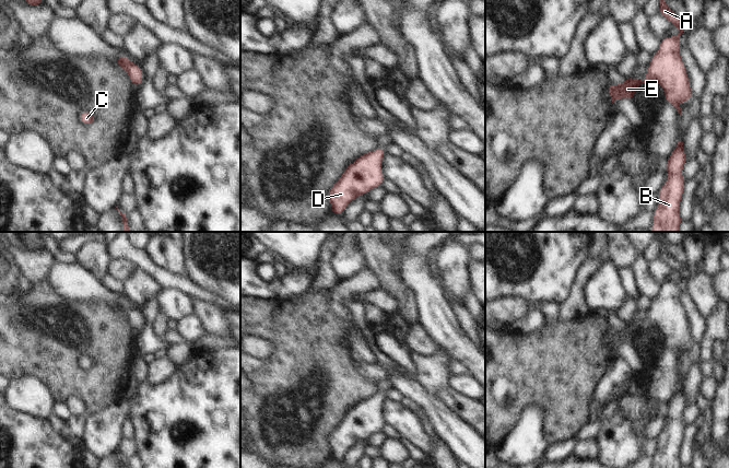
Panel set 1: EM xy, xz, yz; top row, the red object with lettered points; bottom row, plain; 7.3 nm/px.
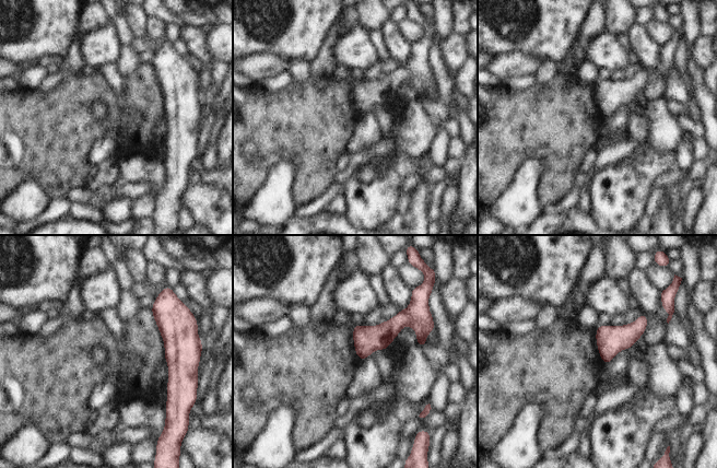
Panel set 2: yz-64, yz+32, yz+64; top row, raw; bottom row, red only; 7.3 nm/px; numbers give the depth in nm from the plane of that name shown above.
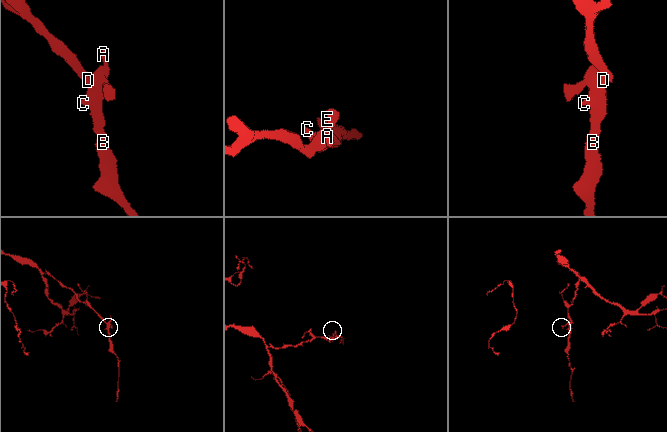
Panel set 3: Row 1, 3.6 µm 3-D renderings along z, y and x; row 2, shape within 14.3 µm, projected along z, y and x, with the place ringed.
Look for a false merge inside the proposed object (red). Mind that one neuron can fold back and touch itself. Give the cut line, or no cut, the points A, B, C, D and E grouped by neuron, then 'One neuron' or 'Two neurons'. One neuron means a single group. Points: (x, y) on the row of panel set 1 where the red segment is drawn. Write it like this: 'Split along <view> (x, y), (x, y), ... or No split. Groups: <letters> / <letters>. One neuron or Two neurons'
No split. Groups: A B C D E. One neuron

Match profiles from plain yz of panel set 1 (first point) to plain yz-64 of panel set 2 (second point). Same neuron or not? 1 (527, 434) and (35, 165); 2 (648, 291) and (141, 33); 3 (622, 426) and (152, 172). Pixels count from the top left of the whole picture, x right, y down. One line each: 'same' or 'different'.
1: different
2: same
3: different

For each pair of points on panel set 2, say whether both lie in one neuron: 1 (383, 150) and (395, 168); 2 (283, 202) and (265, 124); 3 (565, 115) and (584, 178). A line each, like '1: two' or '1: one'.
1: two
2: two
3: two

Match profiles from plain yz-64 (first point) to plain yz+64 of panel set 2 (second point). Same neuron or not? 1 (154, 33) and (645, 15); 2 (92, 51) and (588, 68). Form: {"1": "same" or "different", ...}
{"1": "different", "2": "different"}

